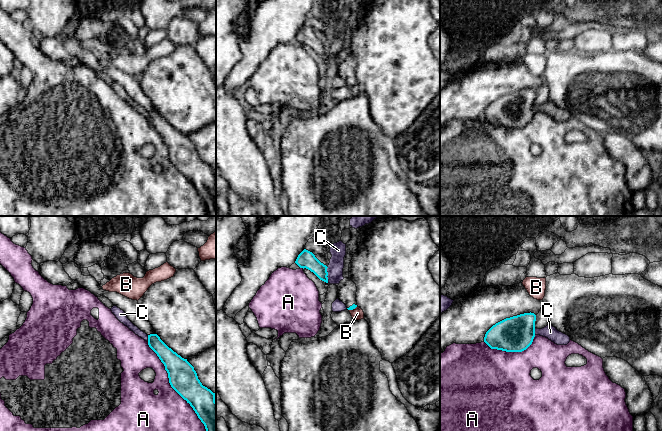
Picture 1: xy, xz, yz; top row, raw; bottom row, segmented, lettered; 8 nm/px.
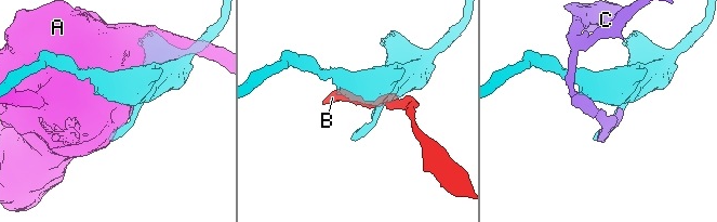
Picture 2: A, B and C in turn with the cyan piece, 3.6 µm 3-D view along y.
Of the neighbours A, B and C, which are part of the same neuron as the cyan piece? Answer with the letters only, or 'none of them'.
none of them

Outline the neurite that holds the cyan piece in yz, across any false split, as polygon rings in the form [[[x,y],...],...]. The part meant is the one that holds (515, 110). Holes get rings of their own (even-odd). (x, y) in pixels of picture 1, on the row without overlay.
[[[534,89],[506,94],[493,101],[485,110],[484,118],[491,124],[506,128],[522,128],[535,113]]]

